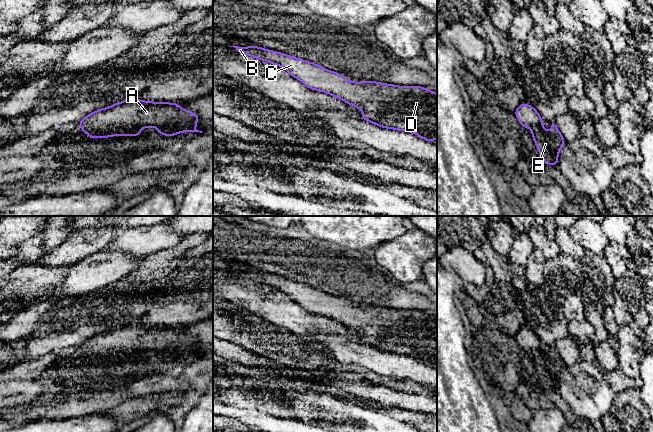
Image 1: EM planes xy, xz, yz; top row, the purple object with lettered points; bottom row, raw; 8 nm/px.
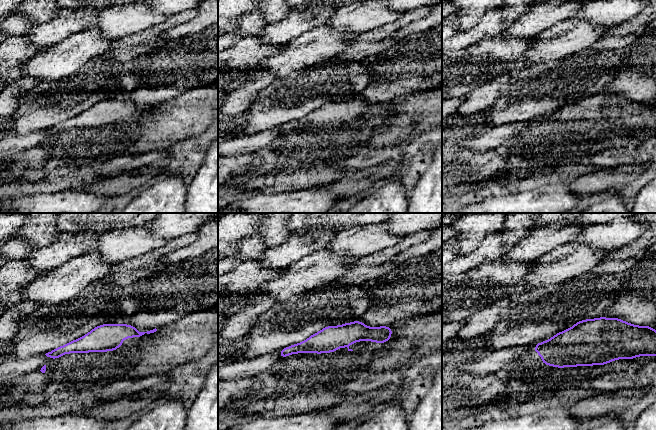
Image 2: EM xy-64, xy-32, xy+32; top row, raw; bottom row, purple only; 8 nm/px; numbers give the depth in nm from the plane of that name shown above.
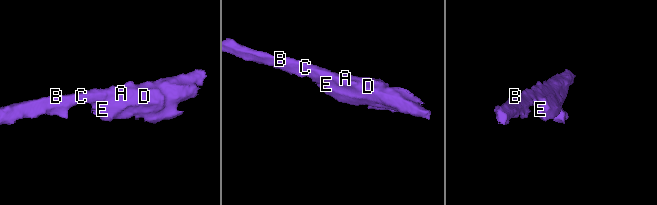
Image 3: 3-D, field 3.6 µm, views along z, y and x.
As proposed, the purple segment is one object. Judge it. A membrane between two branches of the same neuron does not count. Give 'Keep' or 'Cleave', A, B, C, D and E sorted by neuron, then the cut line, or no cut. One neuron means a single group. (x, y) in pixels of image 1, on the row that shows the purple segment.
Keep. Groups: A B C D E. No split

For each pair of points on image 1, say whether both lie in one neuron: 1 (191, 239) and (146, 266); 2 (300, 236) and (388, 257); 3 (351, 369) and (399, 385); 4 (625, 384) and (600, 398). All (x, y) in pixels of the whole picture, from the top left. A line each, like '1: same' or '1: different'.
1: same
2: different
3: same
4: different

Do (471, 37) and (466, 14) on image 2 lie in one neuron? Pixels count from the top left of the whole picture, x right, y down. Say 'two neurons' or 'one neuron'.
two neurons

